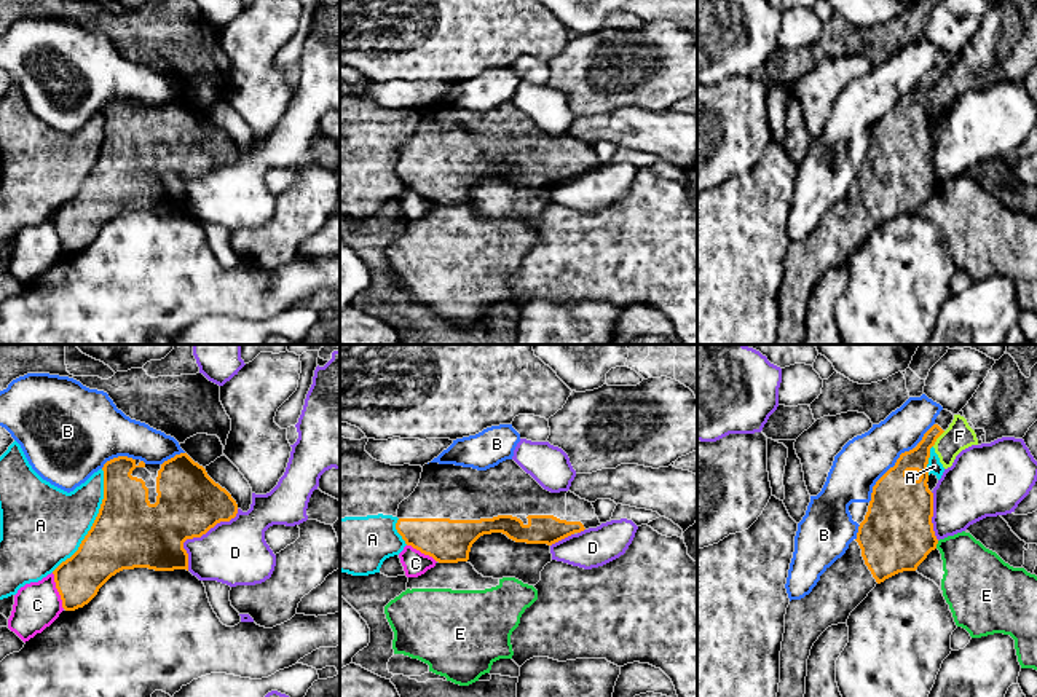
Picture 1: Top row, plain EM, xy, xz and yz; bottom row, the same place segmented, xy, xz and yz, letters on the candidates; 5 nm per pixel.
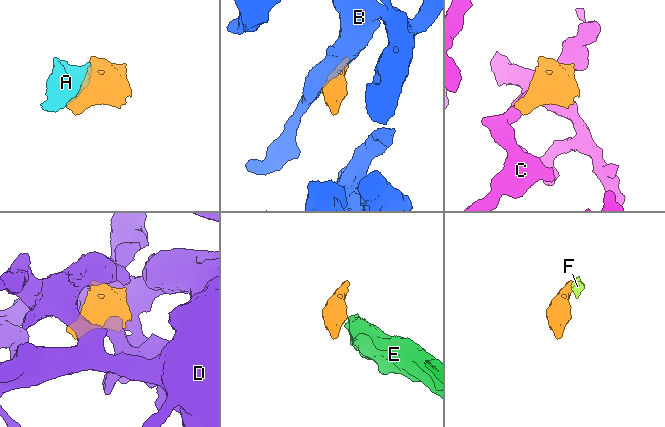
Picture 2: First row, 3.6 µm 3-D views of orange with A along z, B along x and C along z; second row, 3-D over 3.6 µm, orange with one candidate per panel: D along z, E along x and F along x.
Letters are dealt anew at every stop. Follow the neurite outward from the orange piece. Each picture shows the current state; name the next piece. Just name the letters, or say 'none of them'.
none of them

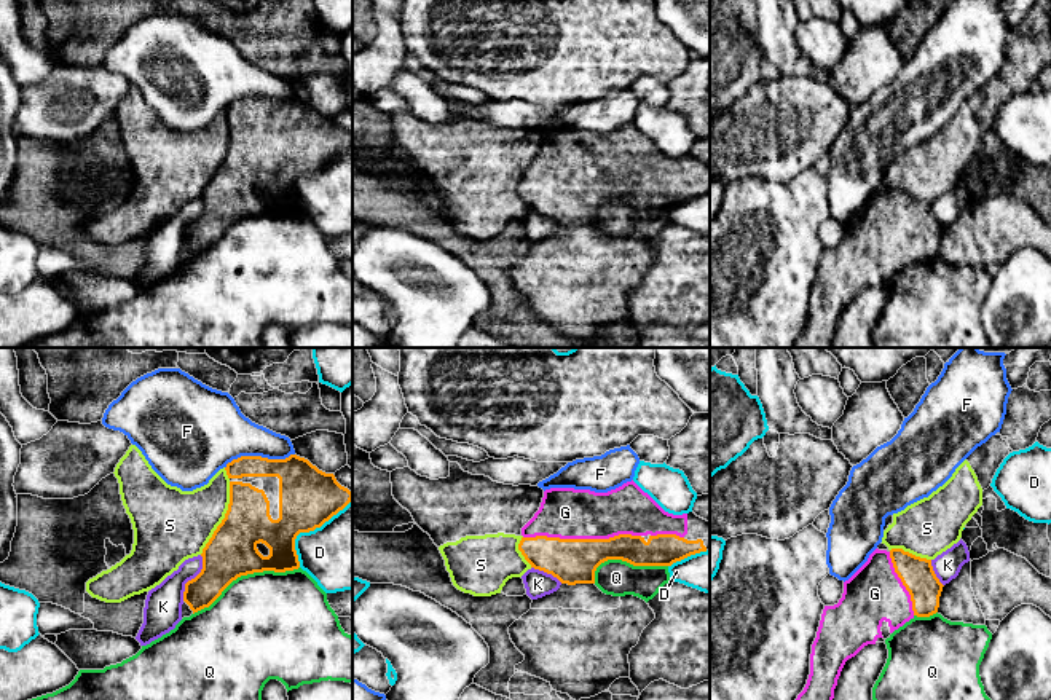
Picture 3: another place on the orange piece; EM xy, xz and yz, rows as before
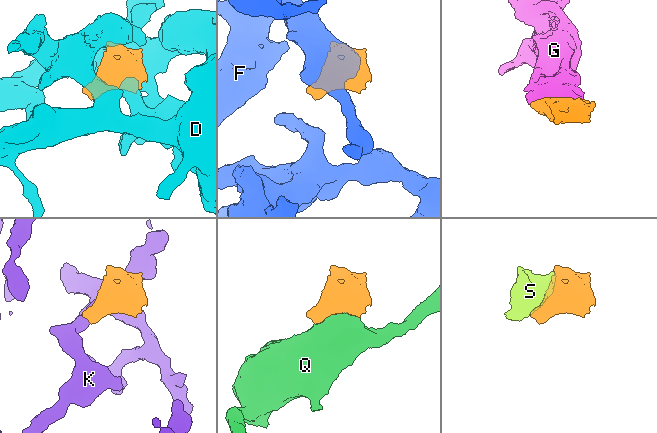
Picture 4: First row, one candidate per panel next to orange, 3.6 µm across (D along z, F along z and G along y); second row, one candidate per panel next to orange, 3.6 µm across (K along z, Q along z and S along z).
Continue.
G

